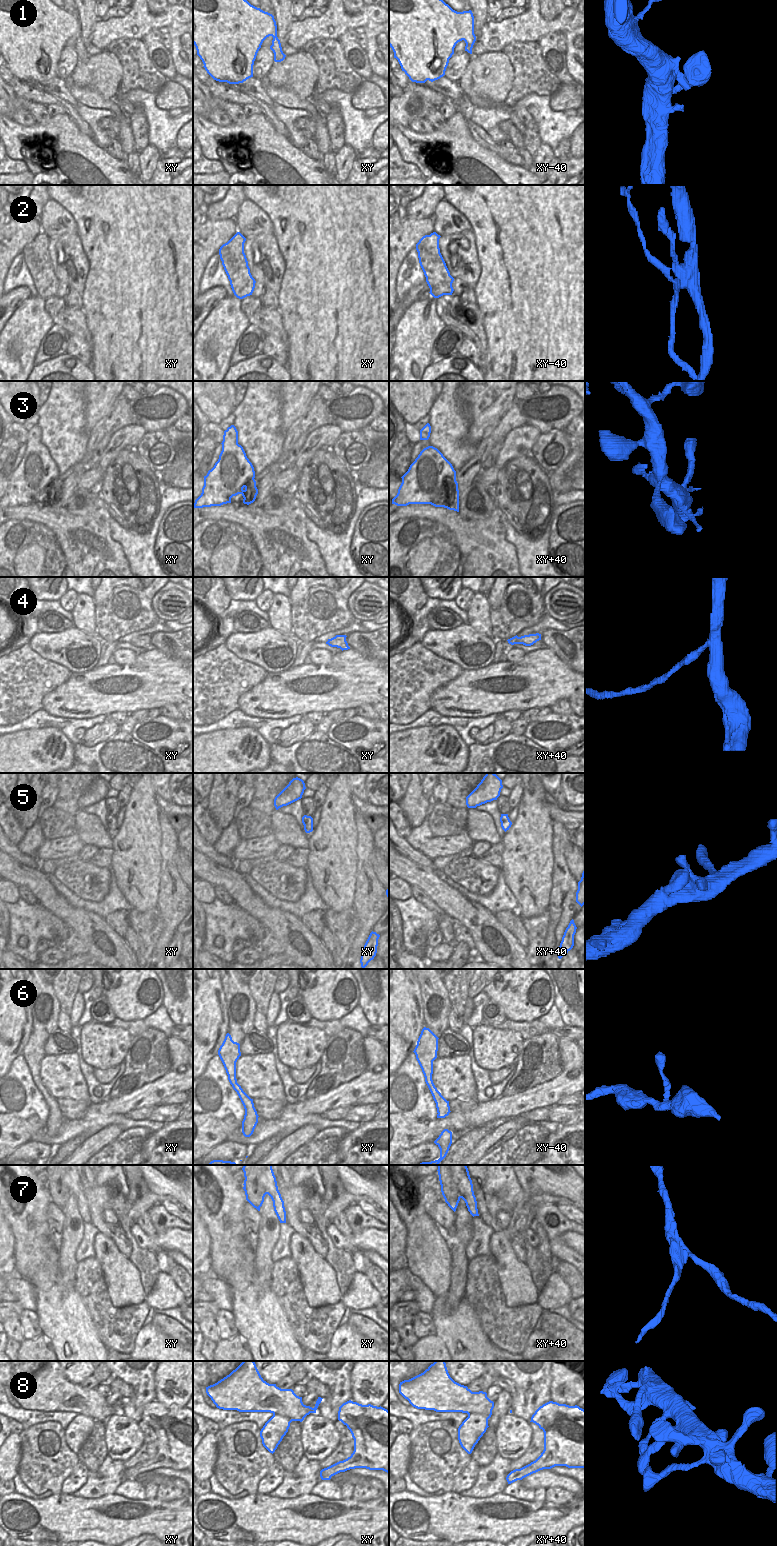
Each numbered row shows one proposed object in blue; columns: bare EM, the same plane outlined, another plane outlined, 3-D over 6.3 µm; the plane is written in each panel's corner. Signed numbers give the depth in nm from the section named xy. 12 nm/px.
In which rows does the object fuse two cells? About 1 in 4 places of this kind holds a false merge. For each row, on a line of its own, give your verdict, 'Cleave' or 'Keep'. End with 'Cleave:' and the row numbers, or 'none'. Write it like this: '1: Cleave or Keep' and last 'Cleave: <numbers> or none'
1: Keep
2: Cleave
3: Keep
4: Keep
5: Keep
6: Keep
7: Keep
8: Keep
Cleave: 2

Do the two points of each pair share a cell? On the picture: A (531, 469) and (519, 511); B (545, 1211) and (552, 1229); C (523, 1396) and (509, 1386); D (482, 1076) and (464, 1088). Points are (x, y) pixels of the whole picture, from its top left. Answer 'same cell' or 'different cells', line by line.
A: same cell
B: same cell
C: different cells
D: different cells

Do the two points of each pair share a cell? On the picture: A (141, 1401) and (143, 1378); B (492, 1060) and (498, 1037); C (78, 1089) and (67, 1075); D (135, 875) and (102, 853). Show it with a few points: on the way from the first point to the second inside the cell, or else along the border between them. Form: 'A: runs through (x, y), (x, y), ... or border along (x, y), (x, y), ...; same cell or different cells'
A: runs through (141, 1395), (143, 1384); same cell
B: runs through (492, 1054), (498, 1043); same cell
C: runs through (75, 1086), (67, 1078); same cell
D: border along (113, 848), (112, 864), (109, 867); different cells

